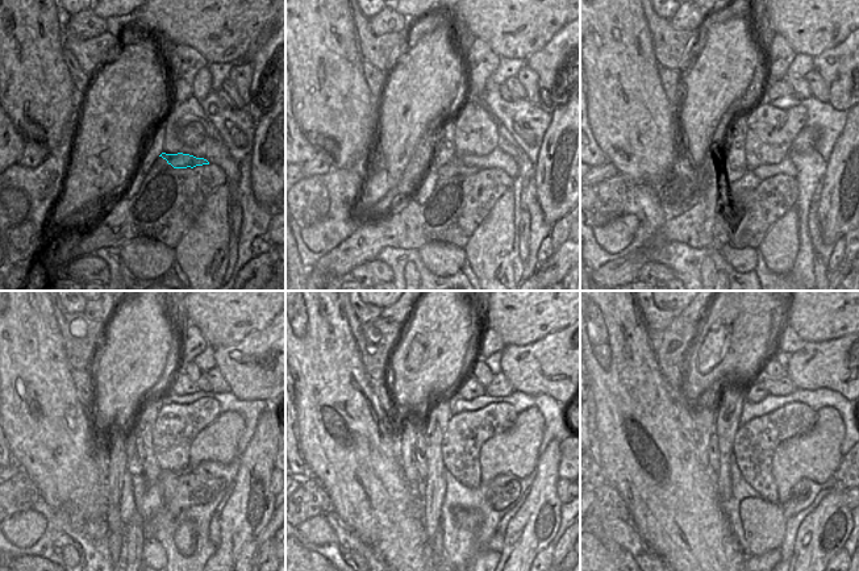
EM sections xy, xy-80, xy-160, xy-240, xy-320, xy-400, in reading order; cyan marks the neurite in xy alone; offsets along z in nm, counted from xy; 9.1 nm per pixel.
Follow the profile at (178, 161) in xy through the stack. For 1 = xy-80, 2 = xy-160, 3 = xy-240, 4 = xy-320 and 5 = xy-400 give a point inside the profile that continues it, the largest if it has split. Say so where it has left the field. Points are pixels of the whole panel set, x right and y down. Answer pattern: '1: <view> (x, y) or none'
1: xy-80 (454, 166)
2: xy-160 (741, 179)
3: xy-240 (149, 495)
4: xy-320 (420, 442)
5: xy-400 (713, 453)

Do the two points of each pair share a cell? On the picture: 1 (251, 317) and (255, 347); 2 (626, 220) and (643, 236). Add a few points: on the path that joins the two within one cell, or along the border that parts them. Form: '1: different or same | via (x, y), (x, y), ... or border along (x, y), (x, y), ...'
1: different | border along (271, 321), (265, 328), (250, 332), (226, 347)
2: different | border along (629, 212), (638, 220), (638, 228), (620, 251)

